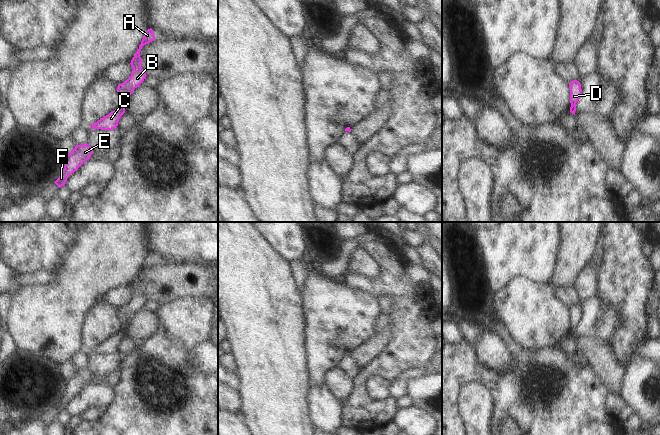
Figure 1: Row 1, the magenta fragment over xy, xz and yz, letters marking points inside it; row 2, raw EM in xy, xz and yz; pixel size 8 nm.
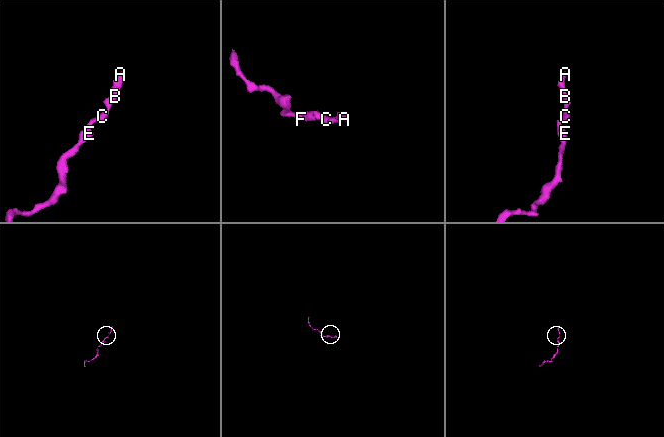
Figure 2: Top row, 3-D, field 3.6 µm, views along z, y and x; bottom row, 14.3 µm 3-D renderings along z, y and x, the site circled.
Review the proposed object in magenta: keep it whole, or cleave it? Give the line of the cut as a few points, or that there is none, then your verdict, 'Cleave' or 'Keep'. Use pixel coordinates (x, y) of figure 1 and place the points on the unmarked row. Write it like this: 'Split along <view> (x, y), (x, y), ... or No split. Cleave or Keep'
No split. Keep

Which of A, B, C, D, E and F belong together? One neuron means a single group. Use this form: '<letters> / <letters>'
A B C D E F

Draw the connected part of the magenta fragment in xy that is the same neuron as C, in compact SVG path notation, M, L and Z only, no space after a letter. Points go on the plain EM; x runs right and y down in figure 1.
M150 252L144 258L144 261L139 269L139 273L135 277L131 284L131 290L133 292L131 300L123 307L118 308L117 316L123 327L123 329L104 340L96 347L93 347L90 351L92 353L112 354L117 352L119 343L125 337L125 329L128 326L129 320L133 317L134 313L143 307L146 302L146 298L141 292L142 283L140 281L140 274L142 271L155 264L154 256Z

